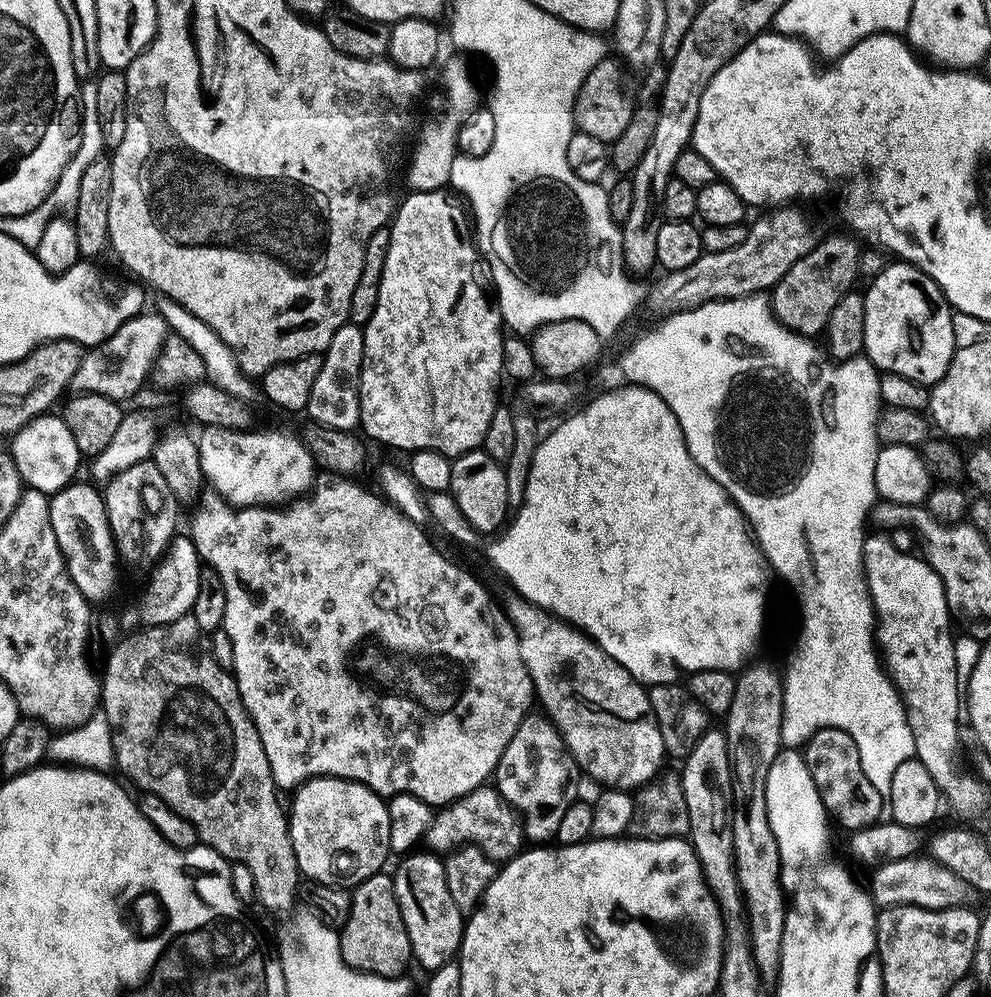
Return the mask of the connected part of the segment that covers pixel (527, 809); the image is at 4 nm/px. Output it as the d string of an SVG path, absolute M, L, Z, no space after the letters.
M539 715L525 716L512 741L502 750L502 758L494 773L494 786L500 797L519 815L529 841L552 842L570 803L568 783L572 775L577 775L578 769L555 724L547 715Z

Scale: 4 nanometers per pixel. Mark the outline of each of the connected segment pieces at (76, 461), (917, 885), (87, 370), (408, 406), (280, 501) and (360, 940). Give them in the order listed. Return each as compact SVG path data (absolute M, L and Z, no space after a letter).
M45 414L42 416L36 416L27 424L22 426L11 437L12 448L10 447L10 455L13 462L18 466L18 474L21 481L27 487L38 490L45 494L55 494L61 492L68 484L73 483L77 479L76 471L80 468L82 463L82 457L78 450L78 445L74 442L74 437L70 435L70 429L66 426L63 415Z
M919 854L900 861L885 860L871 874L870 891L877 905L896 904L913 908L963 908L973 902L974 889L954 870L948 869L931 855Z
M141 314L133 320L127 320L110 338L100 344L89 347L82 358L82 366L78 366L78 374L74 374L70 388L73 393L89 392L102 394L117 402L125 402L149 379L153 364L165 340L170 335L168 323L158 314Z
M448 190L439 192L409 191L407 195L408 197L401 204L399 201L390 221L392 233L386 254L386 266L382 270L380 279L378 306L374 306L374 314L370 318L370 322L363 325L364 357L360 367L360 428L370 439L377 440L378 443L385 444L388 448L401 448L404 454L411 454L418 450L434 450L443 456L455 458L464 456L468 452L477 451L483 445L486 430L490 430L490 418L494 418L494 410L498 406L496 391L500 388L500 380L502 381L503 342L506 336L504 332L500 333L502 321L499 307L494 306L490 299L489 289L487 292L480 285L480 276L476 273L478 248L474 243L473 233L470 231L470 216L465 205Z
M204 428L198 436L204 479L211 491L237 508L284 506L311 489L318 468L299 435L235 428Z
M377 874L357 884L351 893L352 906L349 916L339 929L342 958L354 970L369 972L375 976L400 978L405 975L408 963L414 957L410 946L410 934L406 934L406 922L402 922L402 910L398 906L392 876Z

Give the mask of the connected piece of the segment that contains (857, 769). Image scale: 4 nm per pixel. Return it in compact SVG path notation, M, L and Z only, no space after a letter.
M823 728L809 738L803 745L804 766L812 779L812 787L818 790L823 807L833 821L836 820L847 830L870 827L881 819L880 811L886 808L886 798L874 790L874 782L866 778L862 770L862 758L858 746L846 730Z

